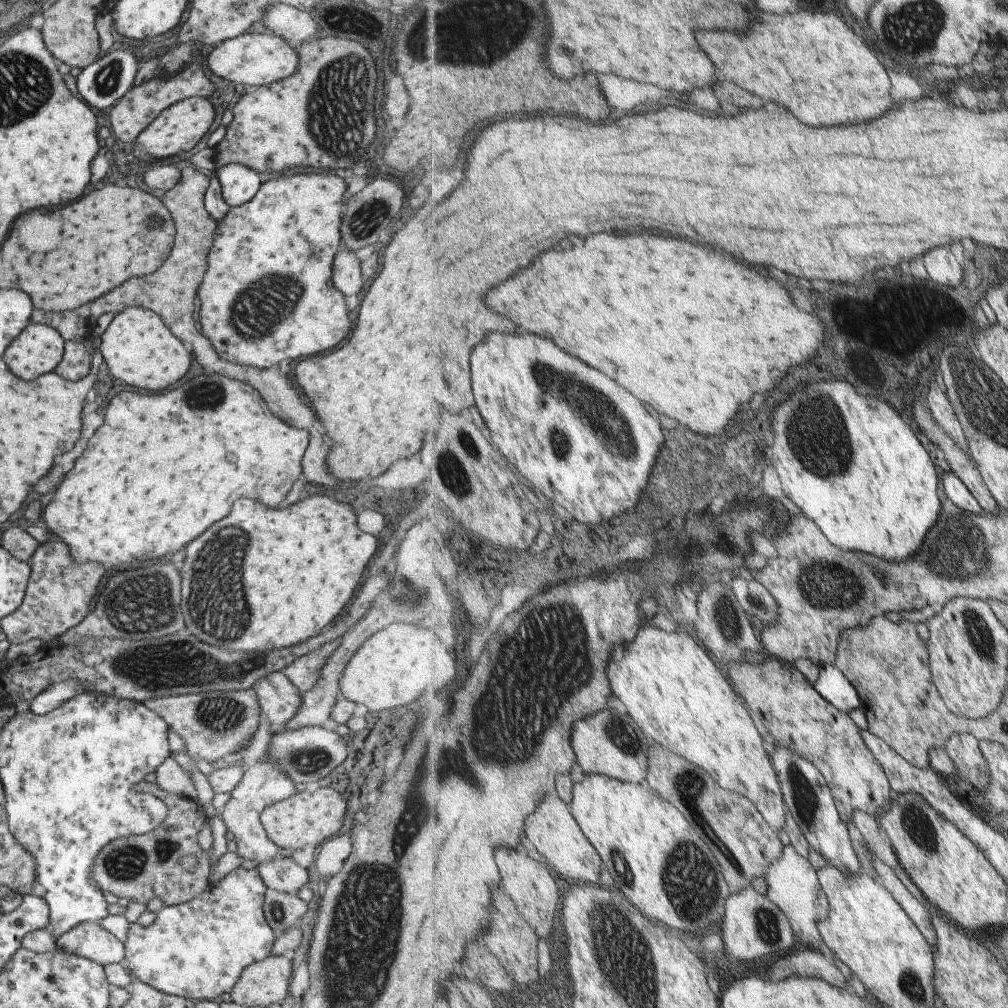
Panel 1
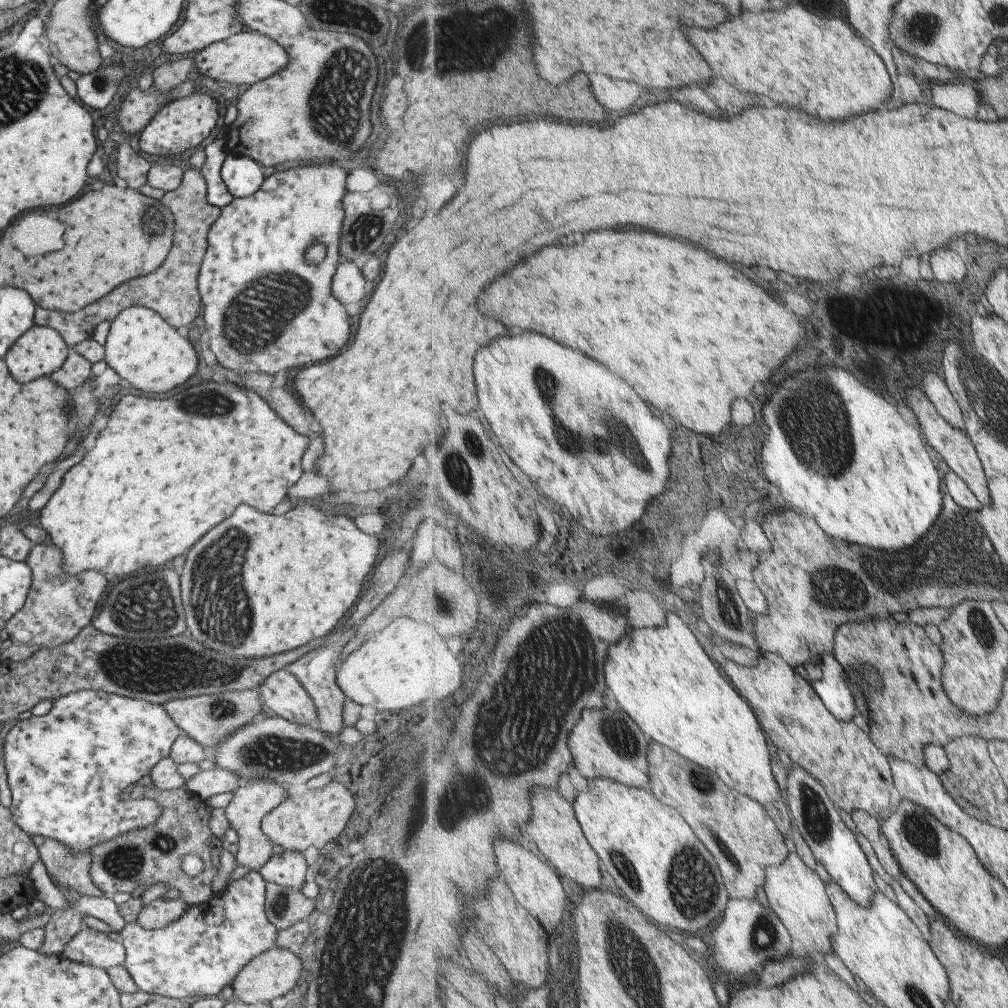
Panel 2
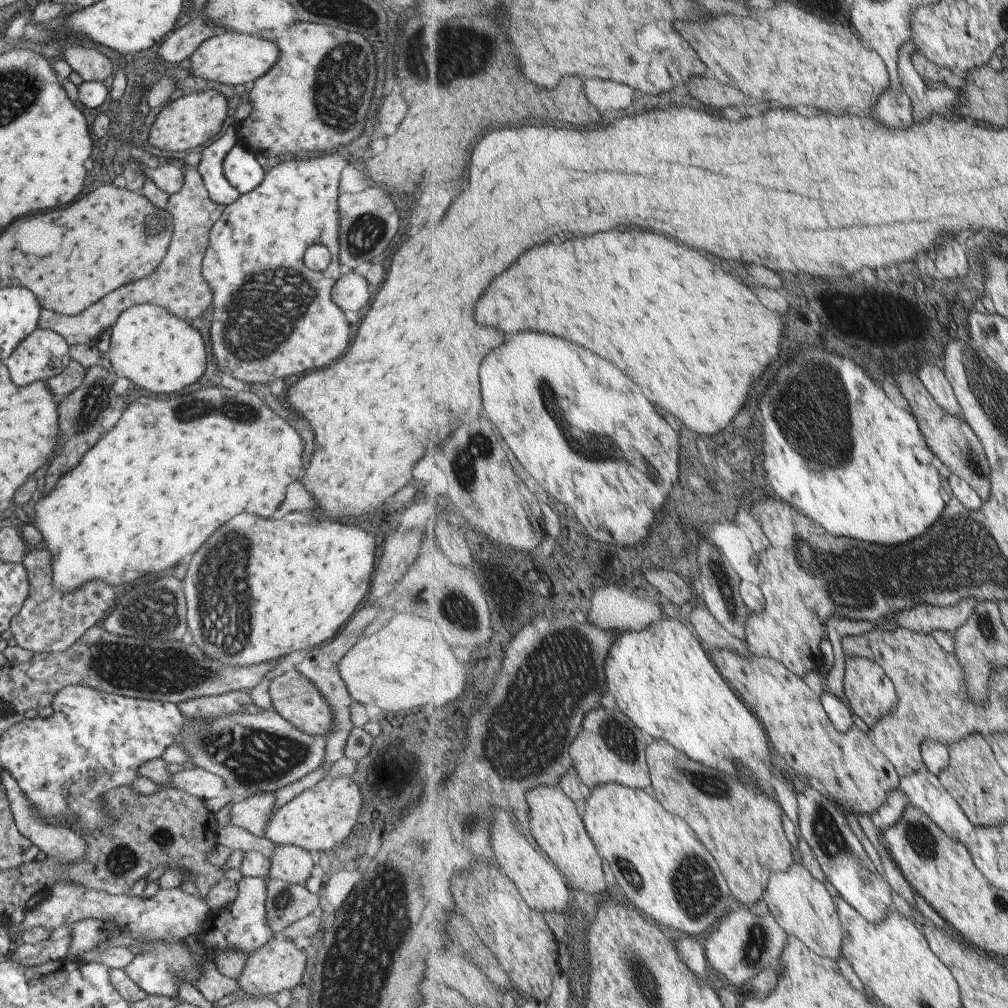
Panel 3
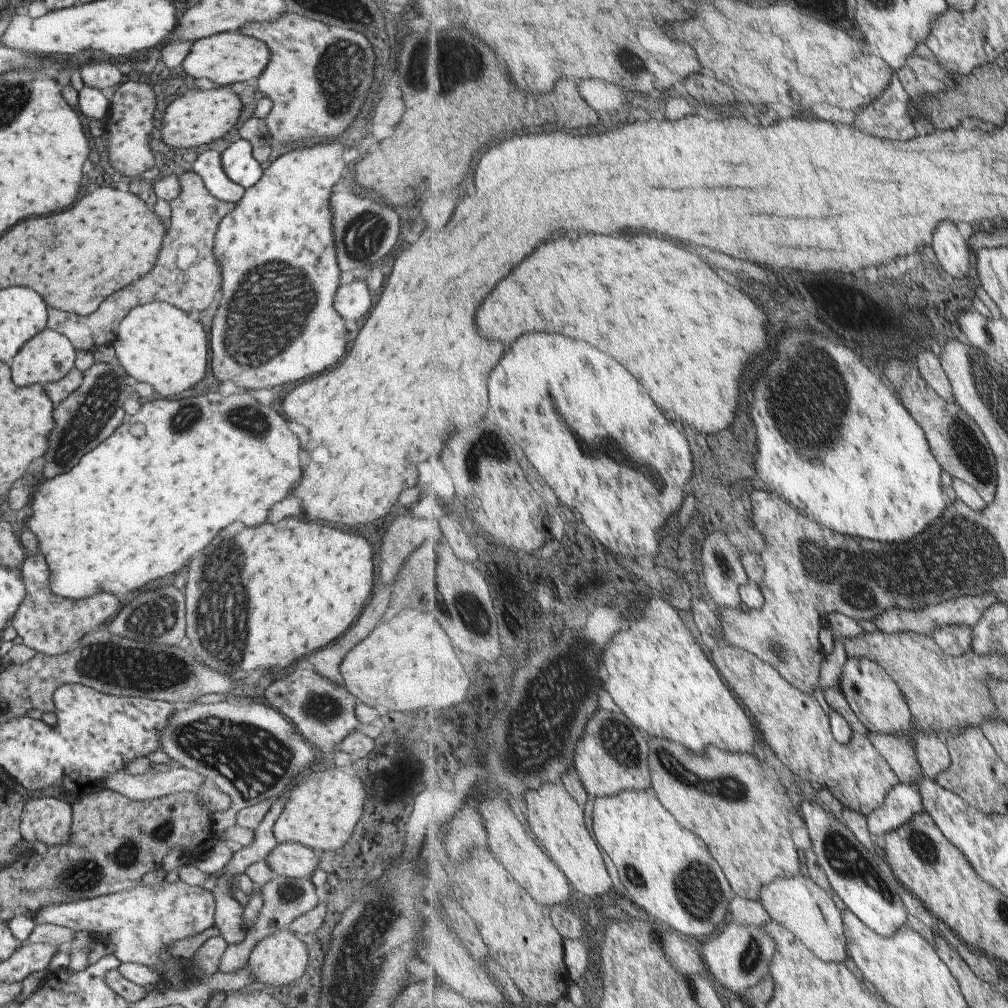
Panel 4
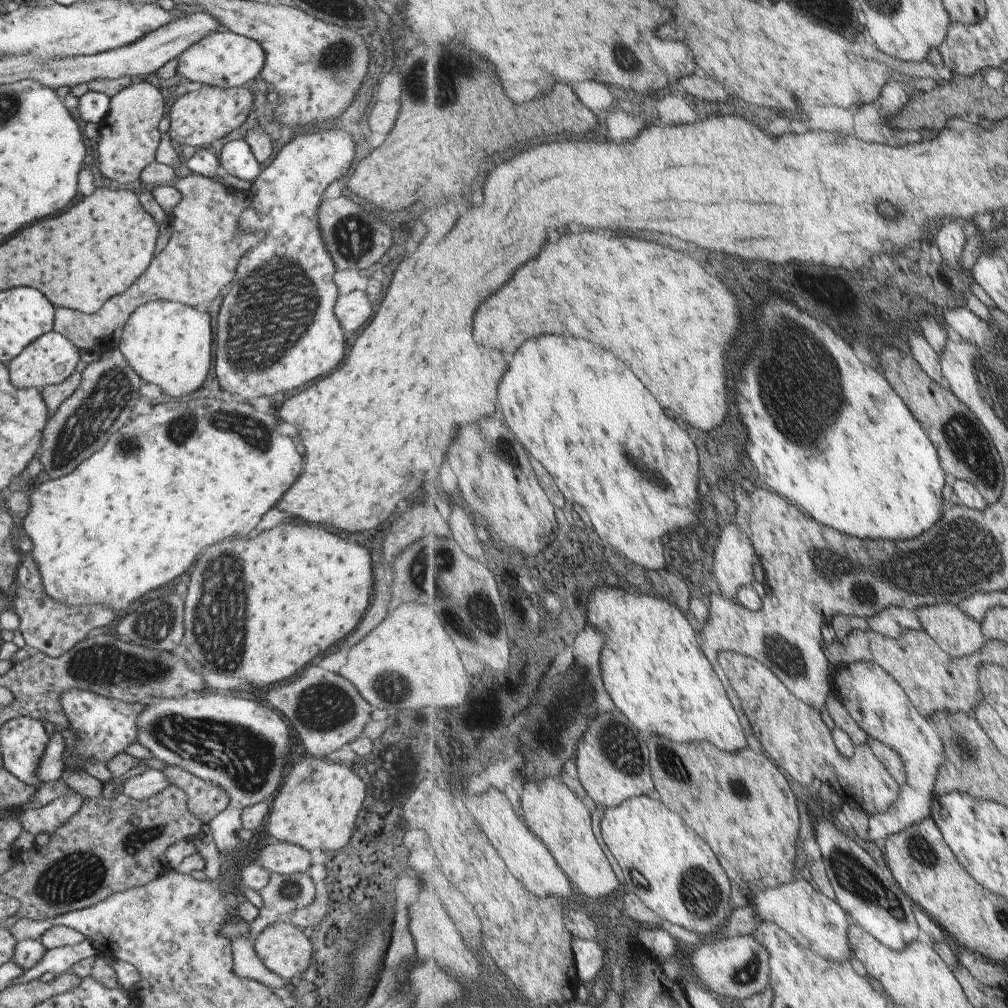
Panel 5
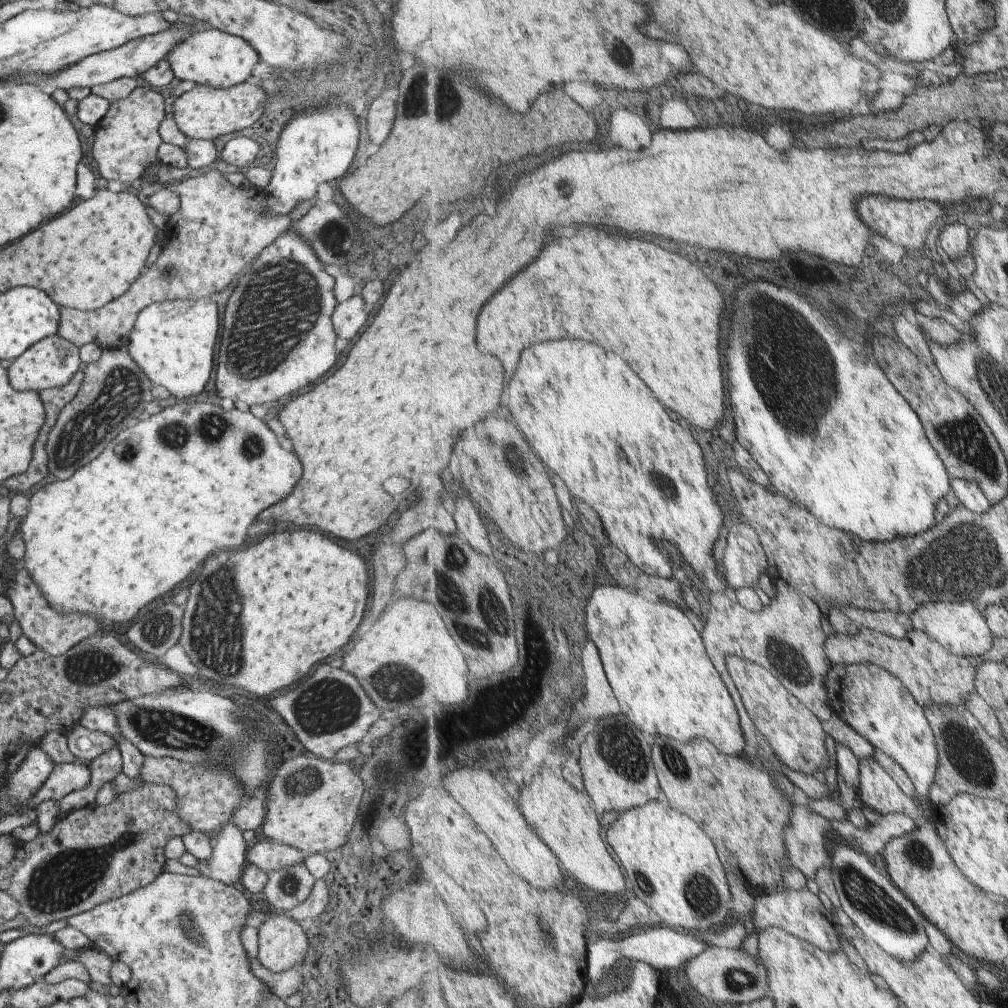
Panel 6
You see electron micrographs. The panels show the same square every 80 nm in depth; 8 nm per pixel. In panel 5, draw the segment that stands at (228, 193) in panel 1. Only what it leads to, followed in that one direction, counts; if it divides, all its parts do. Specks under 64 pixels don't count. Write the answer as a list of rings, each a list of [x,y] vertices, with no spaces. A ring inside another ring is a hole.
[[[241,138],[223,144],[218,161],[221,172],[229,173],[241,180],[253,182],[261,171],[261,166],[255,160],[247,141]]]

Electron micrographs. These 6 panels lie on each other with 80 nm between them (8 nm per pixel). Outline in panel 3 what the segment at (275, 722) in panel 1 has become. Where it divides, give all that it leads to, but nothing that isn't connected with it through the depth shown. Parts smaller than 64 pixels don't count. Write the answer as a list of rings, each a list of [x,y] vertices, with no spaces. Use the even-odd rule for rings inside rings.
[[[295,669],[287,670],[280,676],[269,678],[267,693],[274,712],[277,712],[283,720],[287,720],[296,730],[301,730],[301,732],[311,734],[311,736],[319,734],[323,737],[327,732],[331,732],[333,714],[331,714],[327,700],[319,694],[319,690],[305,676],[295,672]]]

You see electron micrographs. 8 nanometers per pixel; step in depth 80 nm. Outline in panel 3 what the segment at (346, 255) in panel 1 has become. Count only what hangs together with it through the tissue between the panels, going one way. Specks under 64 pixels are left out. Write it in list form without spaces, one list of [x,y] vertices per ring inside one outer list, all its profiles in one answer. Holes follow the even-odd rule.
[[[342,270],[335,288],[331,290],[331,300],[337,308],[341,308],[341,312],[359,312],[369,300],[365,280],[355,276],[353,270]]]

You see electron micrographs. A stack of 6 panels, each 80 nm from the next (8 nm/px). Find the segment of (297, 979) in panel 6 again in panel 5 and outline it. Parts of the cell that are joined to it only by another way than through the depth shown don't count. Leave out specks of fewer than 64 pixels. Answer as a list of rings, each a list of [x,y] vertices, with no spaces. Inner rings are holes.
[[[230,938],[234,973],[246,980],[257,981],[271,988],[285,988],[289,980],[269,972],[256,958],[253,941],[244,938]]]

